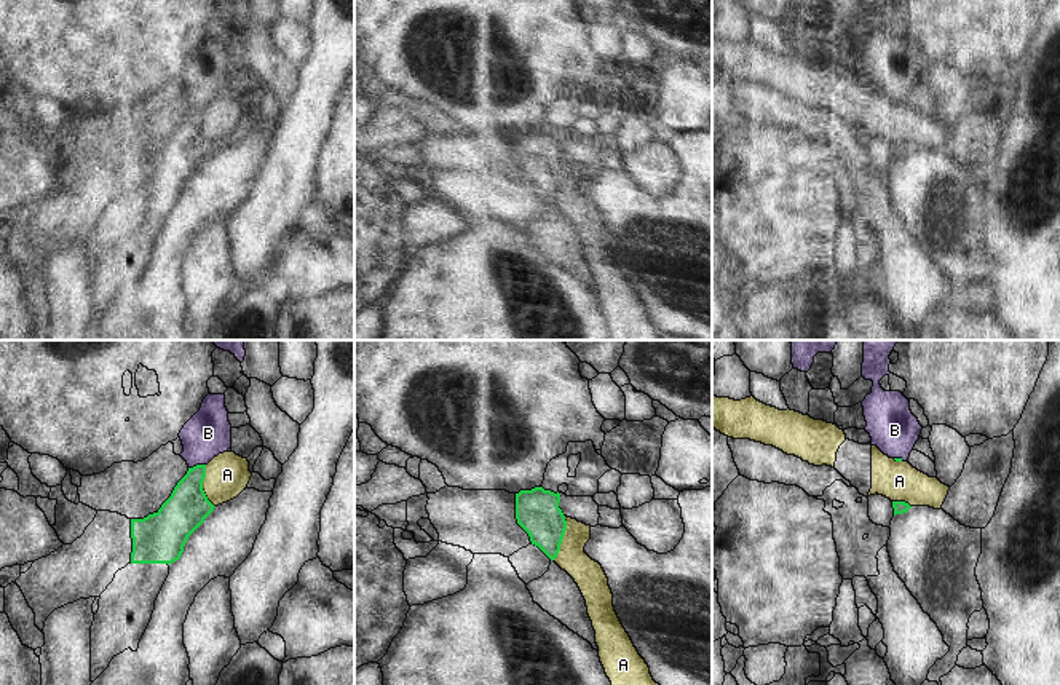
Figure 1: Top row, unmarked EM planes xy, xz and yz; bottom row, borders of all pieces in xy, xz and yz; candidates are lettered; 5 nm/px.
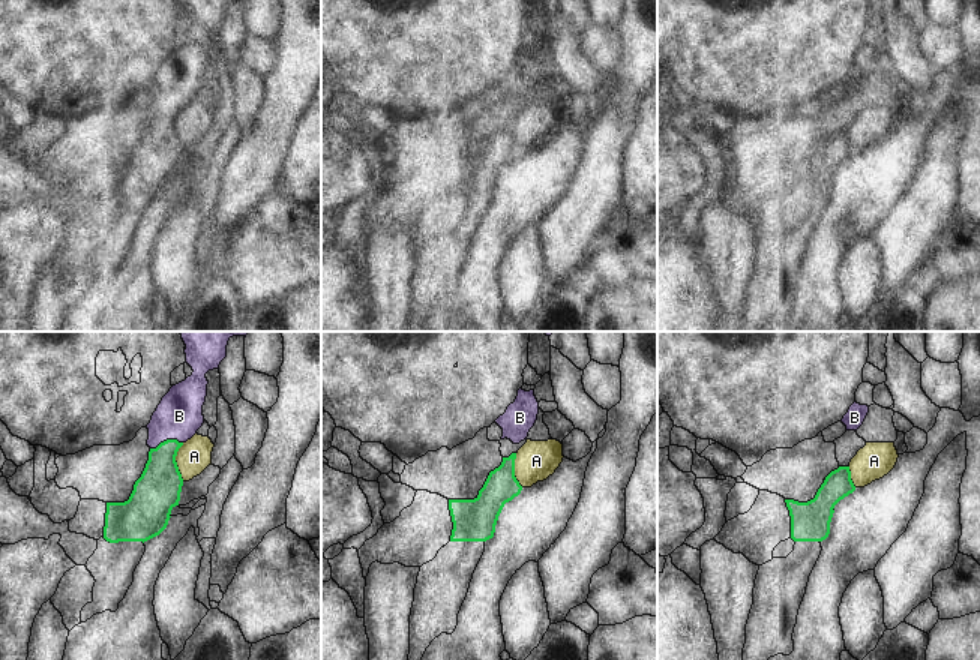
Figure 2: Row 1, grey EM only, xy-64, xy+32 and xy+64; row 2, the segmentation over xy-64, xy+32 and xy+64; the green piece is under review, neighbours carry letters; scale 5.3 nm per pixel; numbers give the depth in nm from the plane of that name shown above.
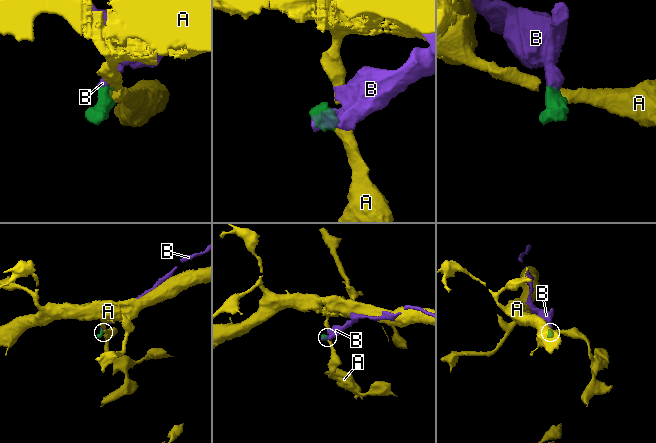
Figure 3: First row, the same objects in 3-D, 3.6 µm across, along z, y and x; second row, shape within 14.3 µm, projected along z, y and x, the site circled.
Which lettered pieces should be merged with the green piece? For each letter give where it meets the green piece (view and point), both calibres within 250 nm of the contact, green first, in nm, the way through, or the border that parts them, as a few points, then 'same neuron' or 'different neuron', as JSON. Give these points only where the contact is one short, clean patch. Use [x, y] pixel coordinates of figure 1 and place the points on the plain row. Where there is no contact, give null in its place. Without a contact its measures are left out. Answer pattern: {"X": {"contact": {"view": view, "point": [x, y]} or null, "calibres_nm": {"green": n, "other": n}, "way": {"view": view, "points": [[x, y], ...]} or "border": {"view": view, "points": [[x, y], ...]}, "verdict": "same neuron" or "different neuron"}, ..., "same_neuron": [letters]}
{"A": {"contact": {"view": "xz", "point": [562, 181]}, "calibres_nm": {"green": 220, "other": 150}, "border": {"view": "xz", "points": [[565, 158], [565, 176], [561, 192], [553, 201]]}, "verdict": "different neuron"}, "B": {"contact": {"view": "xy", "point": [197, 107]}, "calibres_nm": {"green": 220, "other": 240}, "way": {"view": "xy", "points": [[184, 154], [197, 107], [197, 95], [208, 75]]}, "verdict": "same neuron"}, "same_neuron": ["B"]}

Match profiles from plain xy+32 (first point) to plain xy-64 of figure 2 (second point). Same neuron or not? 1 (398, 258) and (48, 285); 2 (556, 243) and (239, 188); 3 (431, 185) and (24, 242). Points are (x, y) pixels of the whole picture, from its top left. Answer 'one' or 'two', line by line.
1: one
2: one
3: one

